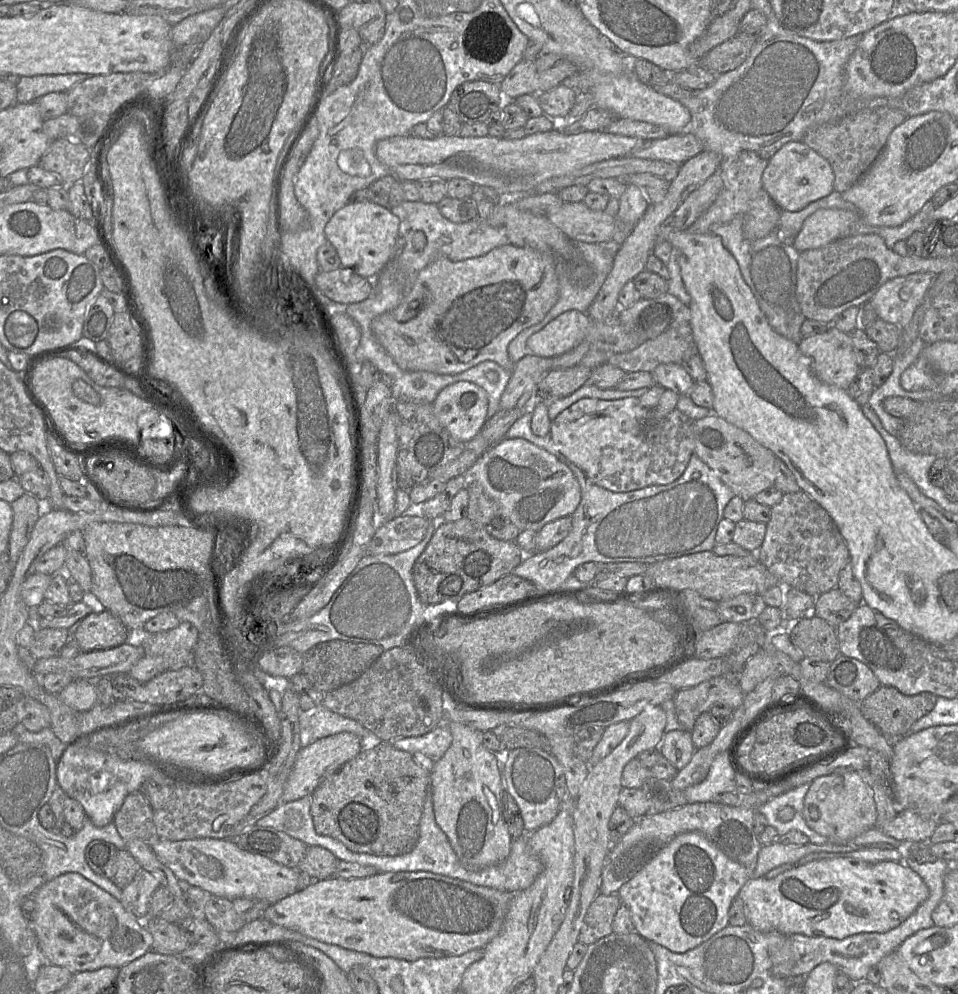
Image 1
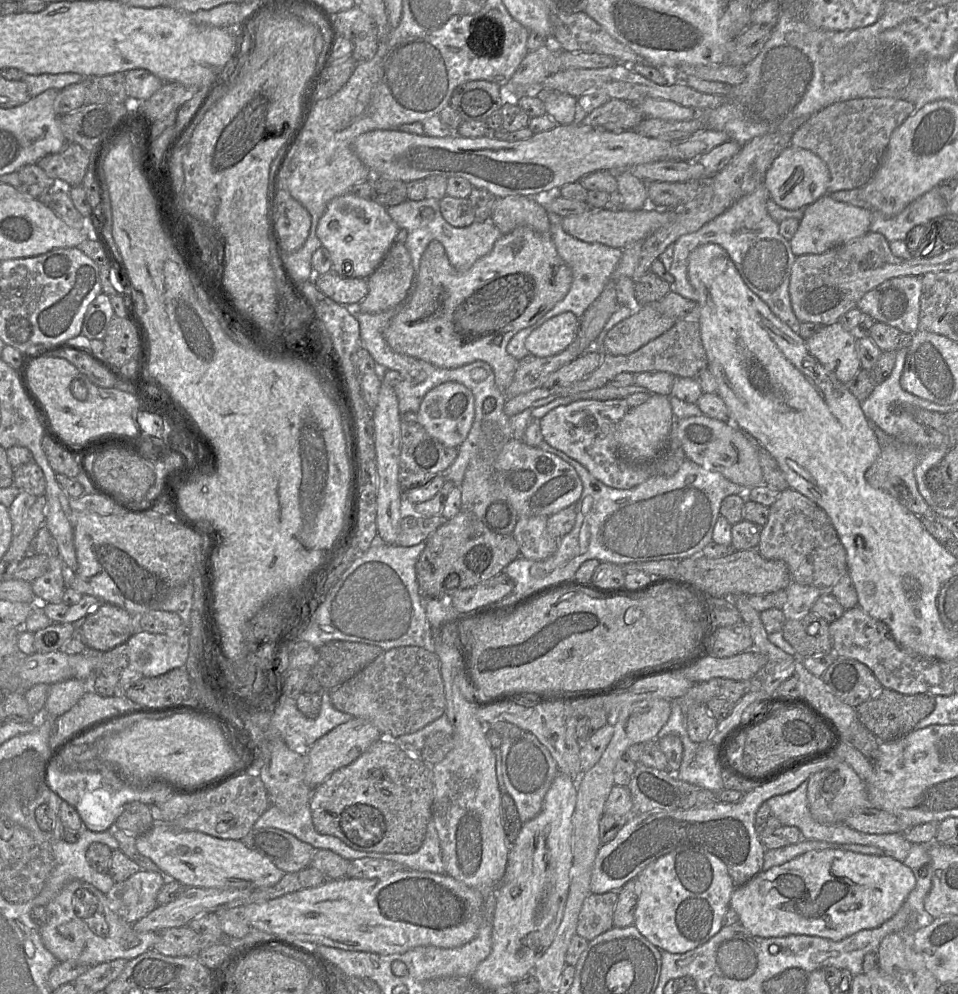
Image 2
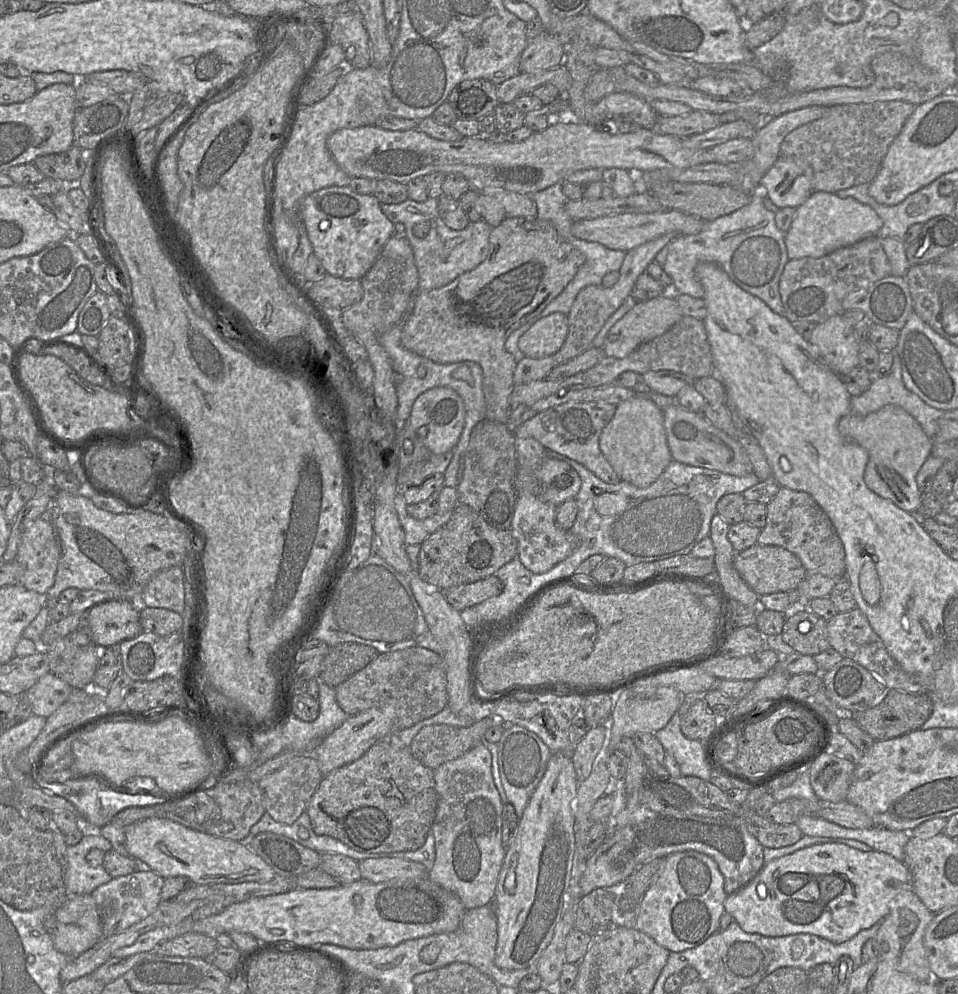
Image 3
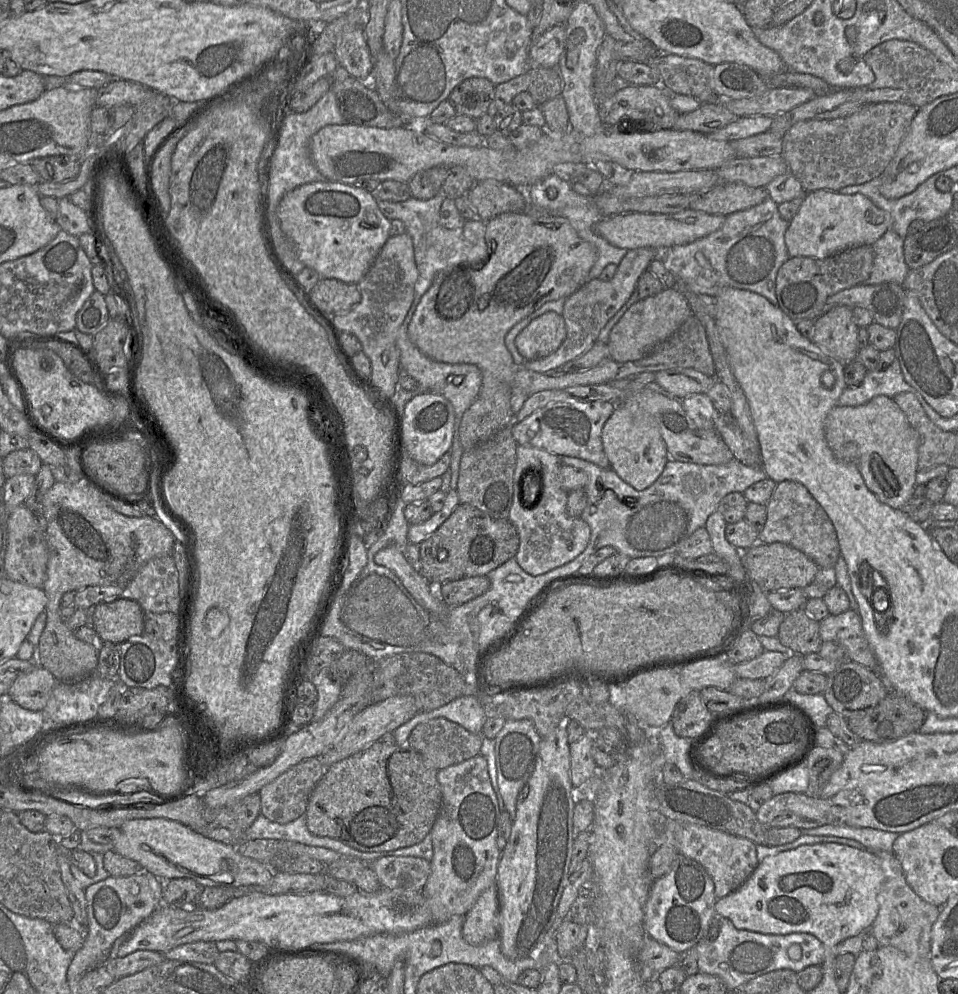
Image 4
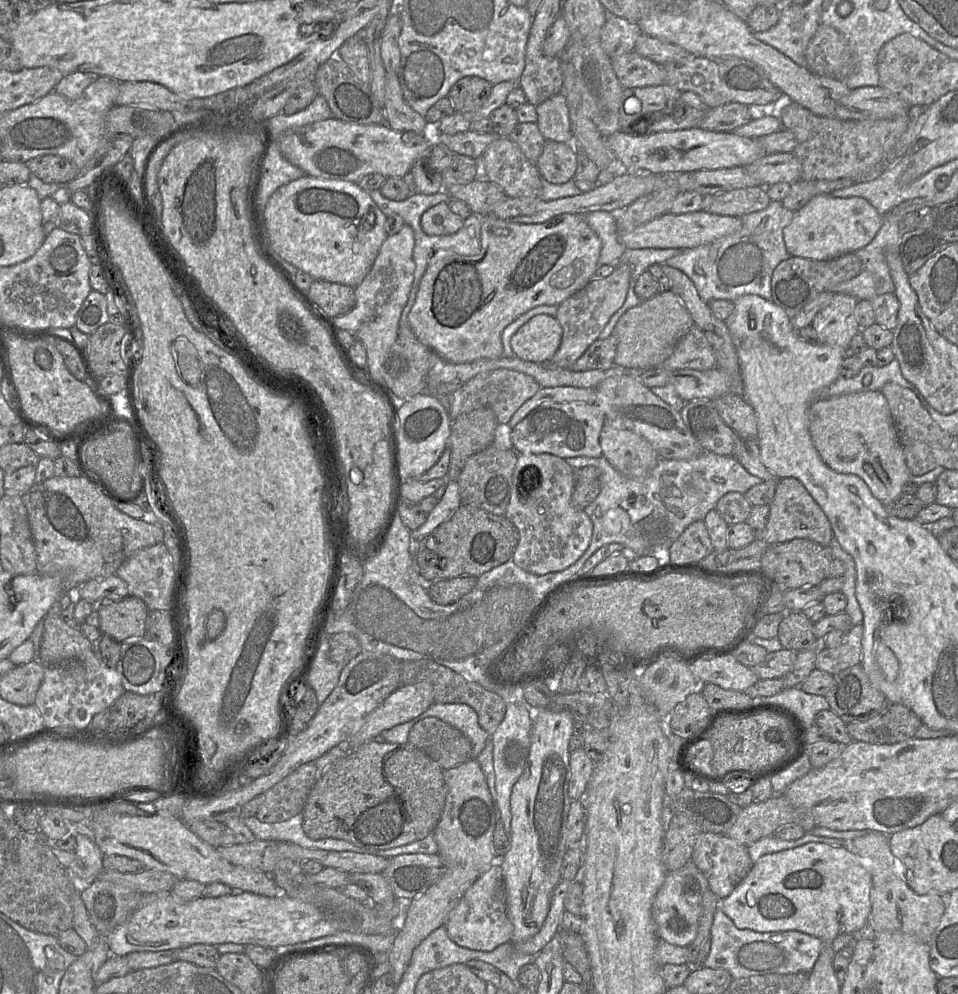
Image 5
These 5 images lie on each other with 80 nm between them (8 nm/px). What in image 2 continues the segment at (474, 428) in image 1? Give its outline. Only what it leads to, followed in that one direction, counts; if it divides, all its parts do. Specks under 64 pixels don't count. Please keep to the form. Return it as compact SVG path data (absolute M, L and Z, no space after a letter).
M445 382L424 396L416 413L418 422L429 435L447 447L458 448L466 439L475 416L475 402L472 392L458 382Z

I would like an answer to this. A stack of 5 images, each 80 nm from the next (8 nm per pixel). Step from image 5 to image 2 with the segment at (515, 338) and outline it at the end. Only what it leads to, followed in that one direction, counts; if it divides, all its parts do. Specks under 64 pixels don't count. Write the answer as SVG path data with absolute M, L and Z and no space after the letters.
M564 312L545 321L526 338L529 354L537 357L556 355L575 339L580 319L573 312Z

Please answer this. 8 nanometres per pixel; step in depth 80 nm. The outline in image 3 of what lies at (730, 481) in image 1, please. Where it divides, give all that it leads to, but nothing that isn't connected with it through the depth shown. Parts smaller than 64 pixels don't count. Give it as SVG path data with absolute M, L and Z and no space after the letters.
M674 403L663 409L663 418L672 459L738 477L753 472L752 463L739 441L714 427L702 413L688 411Z

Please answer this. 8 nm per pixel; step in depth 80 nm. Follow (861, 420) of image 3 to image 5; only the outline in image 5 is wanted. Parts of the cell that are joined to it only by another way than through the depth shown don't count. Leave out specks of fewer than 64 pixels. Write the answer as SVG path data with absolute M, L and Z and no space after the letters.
M863 391L815 399L810 406L809 421L812 442L827 466L838 473L854 474L862 478L873 496L884 505L900 496L904 485L912 476L906 465L887 399L880 391Z

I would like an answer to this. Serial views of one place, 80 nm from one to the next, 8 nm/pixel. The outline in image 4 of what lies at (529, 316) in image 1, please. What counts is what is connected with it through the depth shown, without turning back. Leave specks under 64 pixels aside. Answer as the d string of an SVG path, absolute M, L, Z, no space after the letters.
M503 213L486 222L488 255L479 269L458 264L439 271L421 297L408 327L411 342L426 356L438 362L473 364L482 374L478 397L459 420L459 440L464 451L489 440L504 427L516 422L511 409L512 381L518 365L505 345L505 336L522 319L546 302L567 298L587 282L597 259L594 245L581 239L568 220L557 215Z

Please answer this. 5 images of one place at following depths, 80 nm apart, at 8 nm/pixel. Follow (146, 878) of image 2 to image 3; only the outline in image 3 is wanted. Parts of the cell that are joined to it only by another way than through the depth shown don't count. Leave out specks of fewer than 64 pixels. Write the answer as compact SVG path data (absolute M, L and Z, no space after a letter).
M141 870L126 876L112 878L92 893L101 924L102 939L117 935L152 914L161 902L164 878L151 870Z

